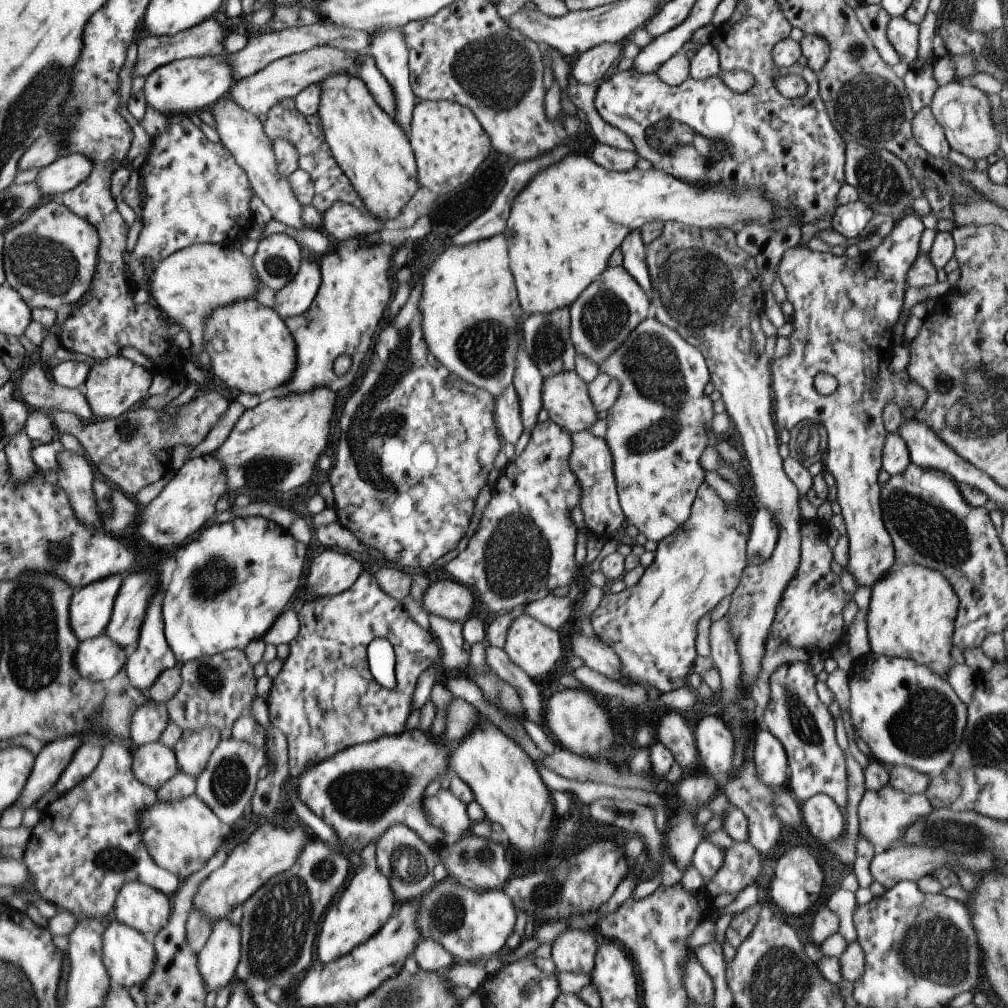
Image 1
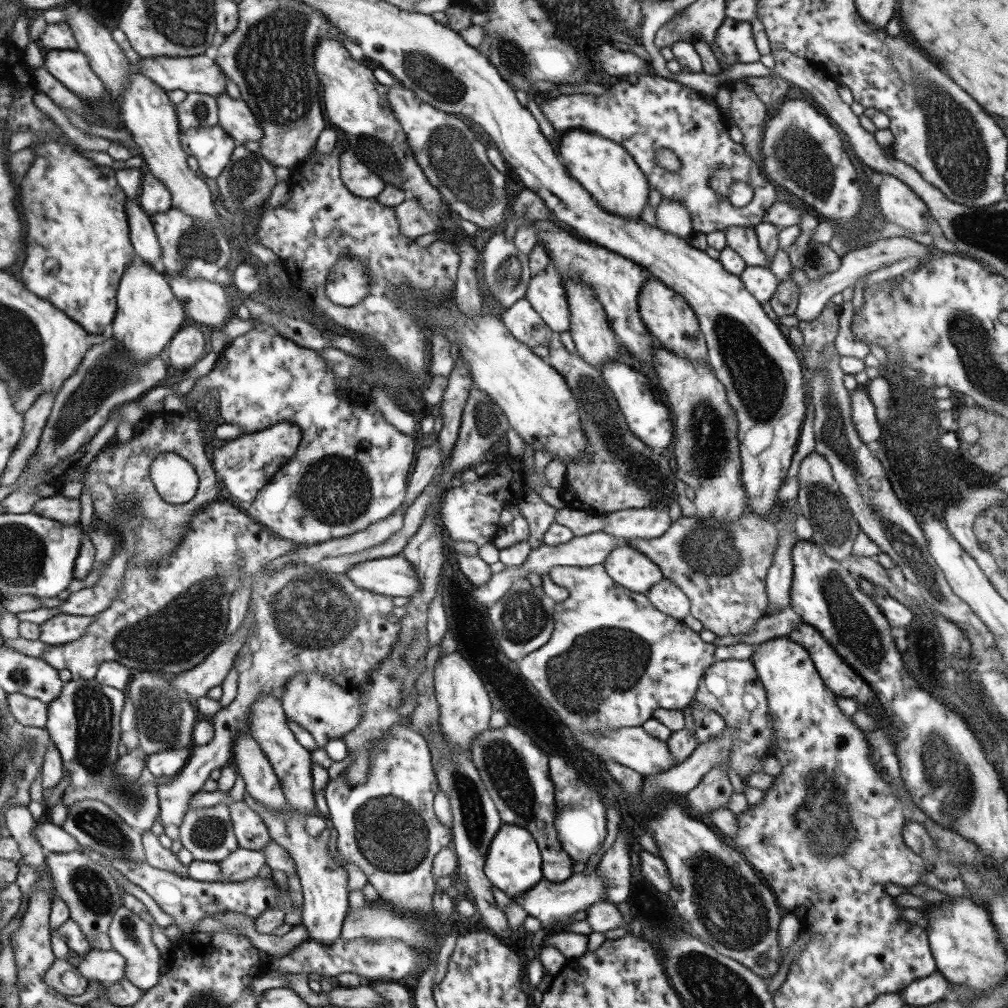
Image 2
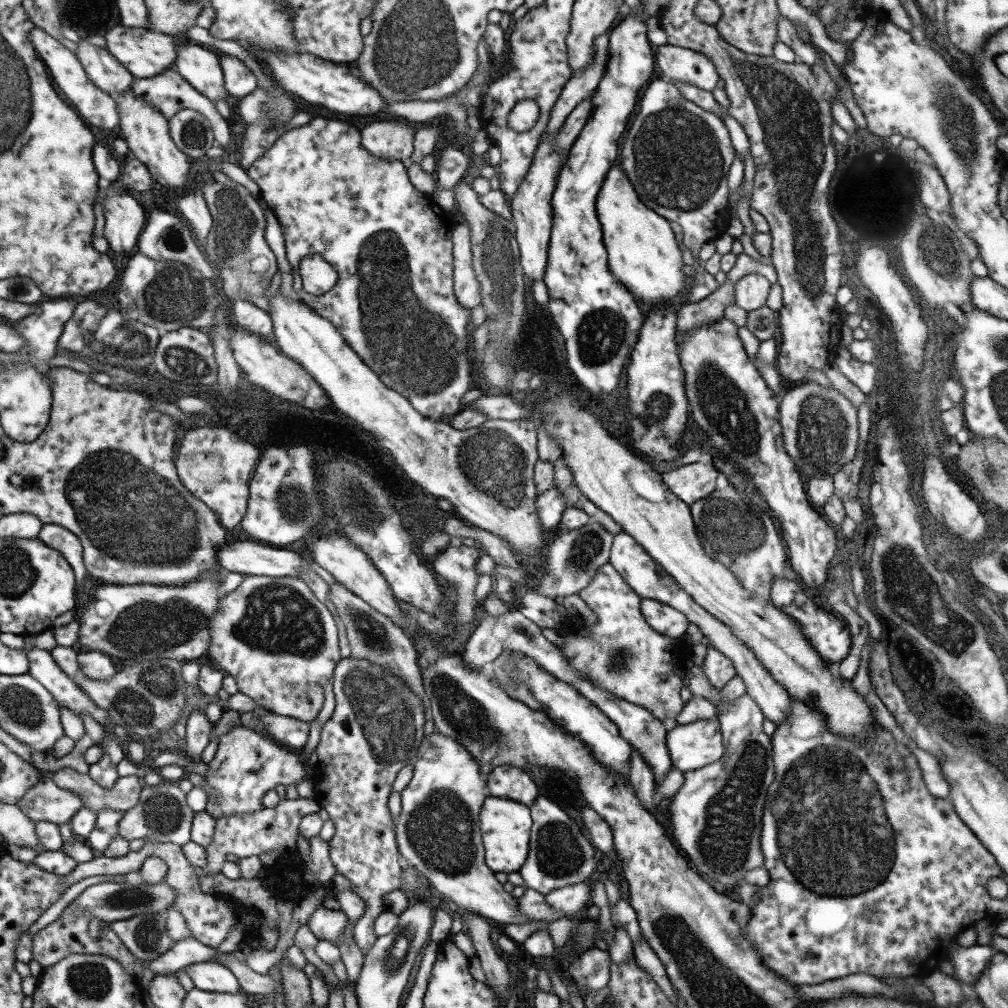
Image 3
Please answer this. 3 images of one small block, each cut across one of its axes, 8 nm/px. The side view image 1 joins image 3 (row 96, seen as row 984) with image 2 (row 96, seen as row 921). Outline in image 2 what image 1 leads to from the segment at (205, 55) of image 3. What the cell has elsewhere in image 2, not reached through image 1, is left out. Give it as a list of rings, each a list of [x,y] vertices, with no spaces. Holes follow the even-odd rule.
[[[228,94],[216,97],[219,126],[237,143],[262,141],[264,133],[260,123],[244,100],[231,98]]]

